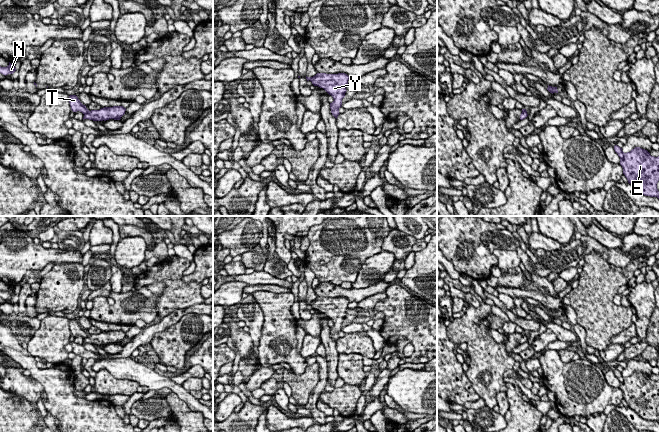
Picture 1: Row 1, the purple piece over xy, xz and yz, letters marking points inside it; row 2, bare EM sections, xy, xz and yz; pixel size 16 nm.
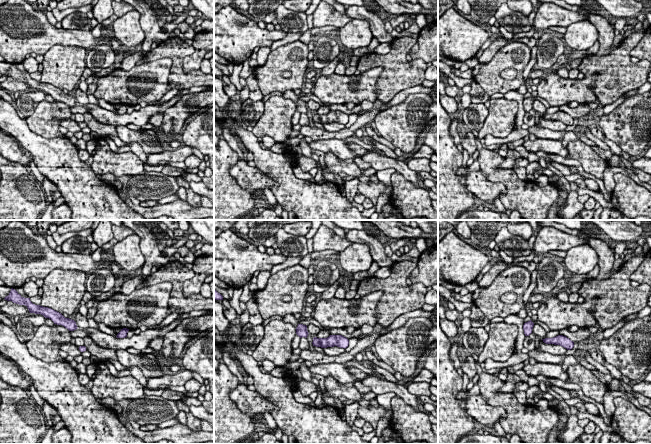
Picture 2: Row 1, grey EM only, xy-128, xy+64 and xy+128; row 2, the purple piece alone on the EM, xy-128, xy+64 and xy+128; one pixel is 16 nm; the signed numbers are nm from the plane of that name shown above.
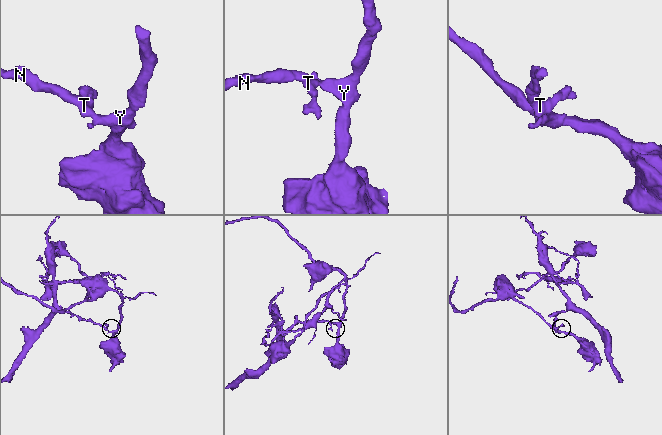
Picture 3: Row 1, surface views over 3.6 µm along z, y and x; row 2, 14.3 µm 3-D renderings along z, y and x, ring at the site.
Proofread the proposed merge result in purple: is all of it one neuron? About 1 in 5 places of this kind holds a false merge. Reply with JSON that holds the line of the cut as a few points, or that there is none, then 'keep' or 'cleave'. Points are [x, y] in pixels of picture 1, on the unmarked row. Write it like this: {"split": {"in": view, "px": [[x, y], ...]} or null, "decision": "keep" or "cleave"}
{"split": {"in": "xy", "px": [[88, 334], [84, 338]]}, "decision": "cleave"}

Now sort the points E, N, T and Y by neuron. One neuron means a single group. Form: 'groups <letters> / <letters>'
groups E Y / N T

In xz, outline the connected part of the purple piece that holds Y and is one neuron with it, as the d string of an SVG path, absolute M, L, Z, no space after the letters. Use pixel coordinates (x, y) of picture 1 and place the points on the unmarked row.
M317 297L311 301L310 305L314 310L323 312L334 323L330 327L330 333L332 339L337 343L339 332L342 331L342 323L345 321L346 310L348 308L349 300L345 297L338 298L326 298Z

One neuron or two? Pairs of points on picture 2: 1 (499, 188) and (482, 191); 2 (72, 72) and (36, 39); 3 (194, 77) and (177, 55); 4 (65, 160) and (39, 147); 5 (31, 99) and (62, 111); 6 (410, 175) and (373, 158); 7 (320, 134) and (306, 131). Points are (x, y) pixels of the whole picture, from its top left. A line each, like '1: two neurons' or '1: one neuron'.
1: one neuron
2: two neurons
3: one neuron
4: one neuron
5: two neurons
6: one neuron
7: one neuron

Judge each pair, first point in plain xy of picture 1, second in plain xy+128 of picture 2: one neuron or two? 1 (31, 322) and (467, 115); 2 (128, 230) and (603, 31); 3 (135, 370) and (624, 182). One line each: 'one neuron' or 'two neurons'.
1: one neuron
2: one neuron
3: two neurons

